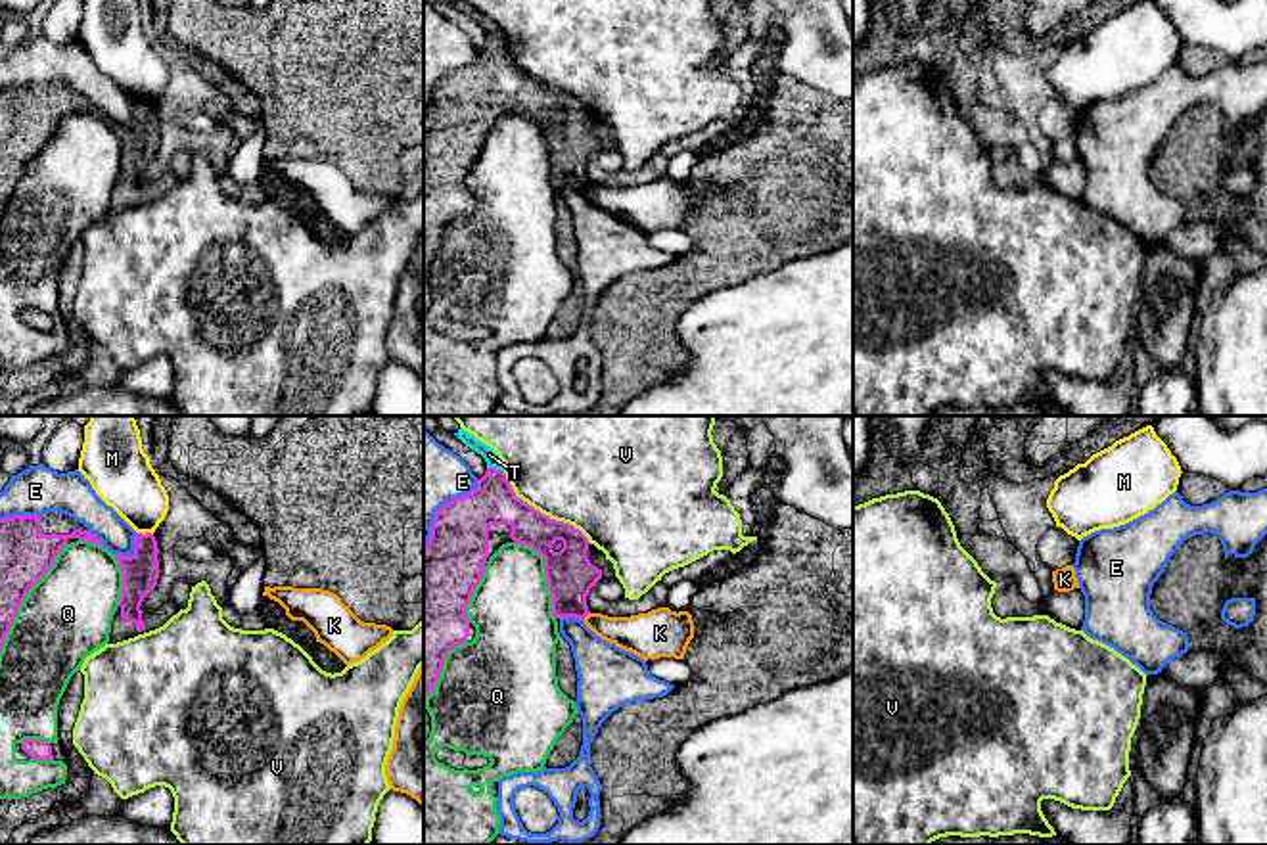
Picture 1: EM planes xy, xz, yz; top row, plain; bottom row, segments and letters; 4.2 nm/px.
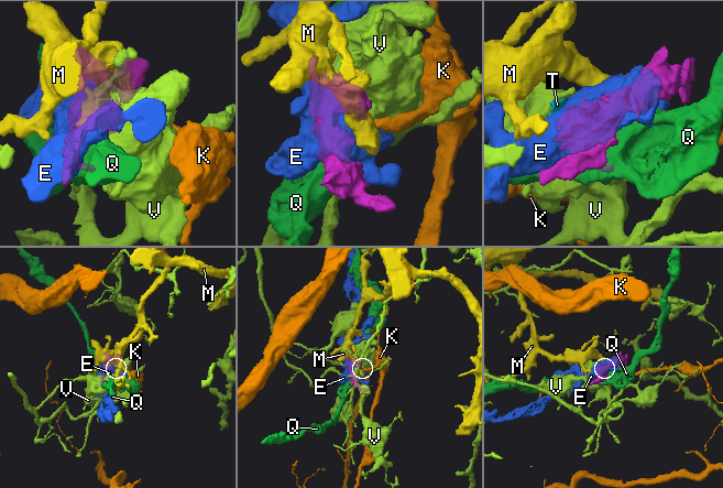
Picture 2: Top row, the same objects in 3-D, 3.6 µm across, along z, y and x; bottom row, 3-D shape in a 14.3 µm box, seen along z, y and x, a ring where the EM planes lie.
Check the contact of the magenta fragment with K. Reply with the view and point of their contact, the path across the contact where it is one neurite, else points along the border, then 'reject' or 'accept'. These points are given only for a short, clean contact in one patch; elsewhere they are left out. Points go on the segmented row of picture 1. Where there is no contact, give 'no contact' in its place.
meets magenta in xz at (587, 614); border along xz (589, 612), (583, 619); reject

